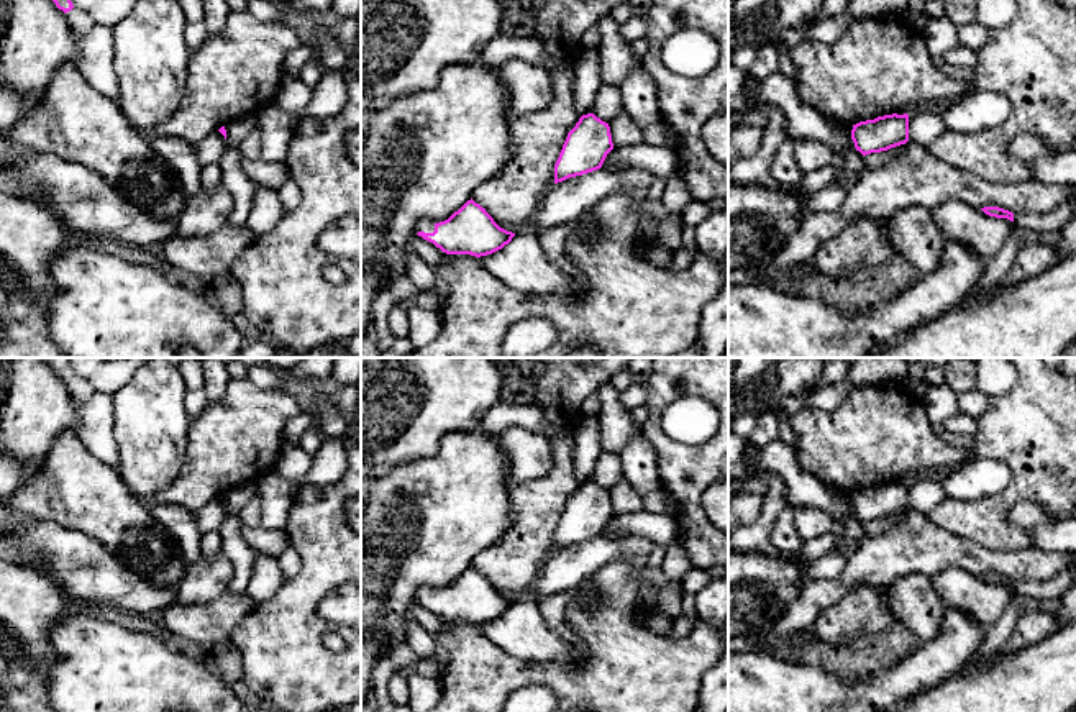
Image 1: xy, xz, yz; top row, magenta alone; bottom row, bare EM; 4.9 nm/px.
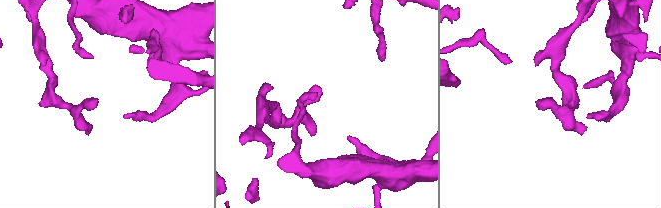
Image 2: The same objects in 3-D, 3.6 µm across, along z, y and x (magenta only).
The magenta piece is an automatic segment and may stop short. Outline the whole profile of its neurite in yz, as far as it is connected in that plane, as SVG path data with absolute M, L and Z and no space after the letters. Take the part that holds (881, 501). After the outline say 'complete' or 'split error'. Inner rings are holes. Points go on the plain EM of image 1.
M884 482L853 492L851 507L863 523L887 518L909 509L909 482Z; complete

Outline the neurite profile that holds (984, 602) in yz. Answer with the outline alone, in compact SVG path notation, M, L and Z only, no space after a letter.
M958 568L932 576L932 586L948 609L963 610L986 627L1004 614L1015 596L1007 586L989 584Z

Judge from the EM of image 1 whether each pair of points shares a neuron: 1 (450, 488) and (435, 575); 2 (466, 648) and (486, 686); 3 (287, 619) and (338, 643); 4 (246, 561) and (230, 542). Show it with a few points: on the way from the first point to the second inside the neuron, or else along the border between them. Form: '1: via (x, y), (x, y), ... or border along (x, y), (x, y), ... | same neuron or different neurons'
1: via (443, 509), (435, 517), (435, 553) | same neuron
2: via (473, 658), (479, 676) | same neuron
3: border along (322, 637), (327, 647), (333, 650), (343, 648) | different neurons
4: via (241, 556), (235, 547) | same neuron

